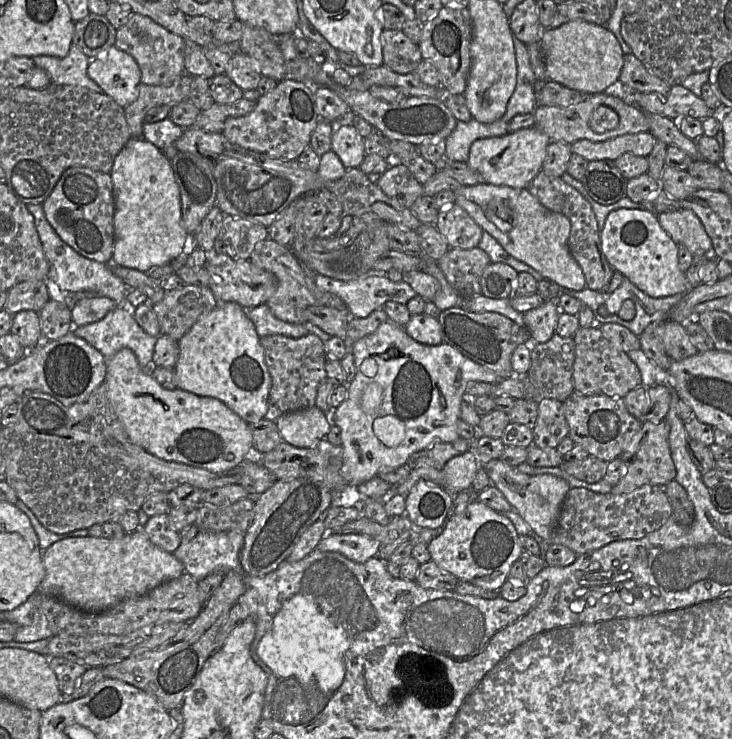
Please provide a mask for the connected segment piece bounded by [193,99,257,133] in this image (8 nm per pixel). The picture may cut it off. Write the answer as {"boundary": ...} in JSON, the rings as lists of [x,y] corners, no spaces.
{"boundary":[[[240,99],[233,104],[214,102],[209,108],[200,110],[193,127],[211,133],[222,133],[225,121],[230,117],[244,116],[250,113],[257,101]]]}

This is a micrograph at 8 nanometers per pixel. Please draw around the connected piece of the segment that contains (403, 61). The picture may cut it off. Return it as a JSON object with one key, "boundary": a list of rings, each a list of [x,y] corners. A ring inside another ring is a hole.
{"boundary":[[[384,29],[381,33],[383,65],[399,74],[413,72],[422,61],[419,44],[413,42],[402,30]]]}

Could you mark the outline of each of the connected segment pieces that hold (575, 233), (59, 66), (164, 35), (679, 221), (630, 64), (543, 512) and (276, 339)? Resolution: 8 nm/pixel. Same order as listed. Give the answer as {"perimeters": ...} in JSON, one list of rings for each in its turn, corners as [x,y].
{"perimeters":[[[[541,170],[529,183],[527,190],[547,209],[566,216],[570,221],[568,247],[571,255],[580,265],[588,289],[601,292],[608,283],[613,267],[608,263],[601,249],[600,234],[596,216],[589,202],[573,187],[566,184],[561,177],[553,177]]],[[[71,44],[68,54],[63,58],[52,56],[31,57],[36,67],[44,70],[51,84],[79,86],[97,93],[102,89],[87,74],[90,58],[76,44]]],[[[133,13],[128,22],[116,30],[114,46],[135,59],[141,71],[141,83],[166,85],[186,73],[186,43],[184,38],[168,31],[151,18]]],[[[682,208],[672,213],[661,213],[658,221],[672,240],[685,246],[692,255],[715,258],[711,239],[693,211]]],[[[634,54],[624,55],[619,81],[642,93],[667,94],[671,89],[665,81],[650,73]]],[[[494,459],[481,466],[485,469],[491,484],[501,491],[512,508],[530,525],[543,540],[551,541],[562,503],[571,489],[562,478],[552,474],[531,476],[520,472],[502,459]]],[[[310,332],[299,338],[281,334],[267,335],[261,337],[260,342],[271,377],[269,398],[276,407],[282,413],[313,407],[318,388],[326,378],[324,342]]]]}

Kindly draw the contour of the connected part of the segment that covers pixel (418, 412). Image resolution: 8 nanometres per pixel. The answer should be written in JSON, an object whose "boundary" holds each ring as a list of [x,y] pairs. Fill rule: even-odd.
{"boundary":[[[385,321],[371,333],[350,348],[354,356],[356,375],[347,384],[345,400],[331,412],[332,424],[340,429],[343,450],[342,475],[347,487],[357,487],[381,472],[389,472],[406,464],[415,452],[427,449],[435,444],[451,443],[459,438],[457,424],[460,420],[461,403],[466,399],[466,387],[469,382],[487,382],[495,384],[501,379],[495,372],[463,356],[452,346],[442,342],[430,346],[412,339],[404,330],[391,321]],[[372,382],[382,388],[382,403],[371,414],[361,409],[360,400],[363,390]]]}

